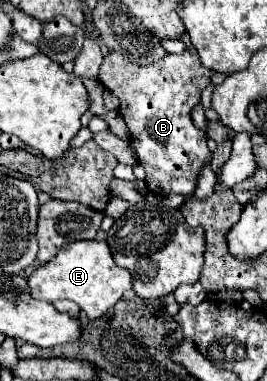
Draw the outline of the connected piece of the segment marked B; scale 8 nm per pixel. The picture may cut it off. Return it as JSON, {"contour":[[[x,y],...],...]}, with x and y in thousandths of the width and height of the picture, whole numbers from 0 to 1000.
{"contour":[[[719,118],[682,144],[622,144],[622,155],[562,171],[487,165],[442,139],[390,150],[367,207],[449,260],[442,291],[487,339],[509,412],[547,444],[547,491],[577,512],[719,512],[742,454],[794,417],[772,349],[712,312],[712,291],[749,265],[757,234],[787,223],[794,197],[801,186],[757,176]]]}

